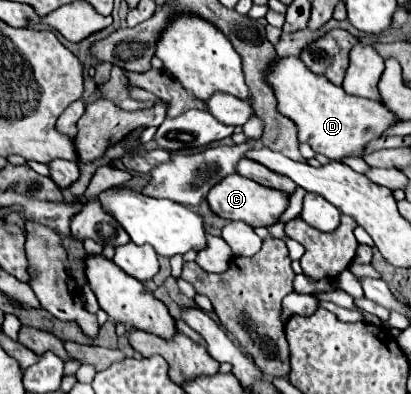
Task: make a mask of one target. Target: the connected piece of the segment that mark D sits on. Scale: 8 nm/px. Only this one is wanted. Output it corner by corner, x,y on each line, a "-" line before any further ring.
297,56
275,58
263,80
277,96
277,112
297,124
299,140
307,142
317,154
325,154
331,160
361,156
365,144
379,138
395,122
393,112
389,112
381,102
347,94
325,76
313,74

